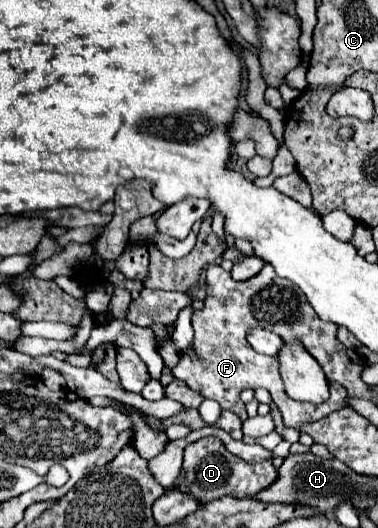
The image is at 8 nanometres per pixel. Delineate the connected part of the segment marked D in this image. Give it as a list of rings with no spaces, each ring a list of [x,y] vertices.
[[[205,437],[205,439],[199,439],[199,441],[187,445],[185,459],[183,459],[183,471],[181,471],[181,477],[177,479],[175,489],[189,491],[191,495],[195,495],[203,503],[207,503],[207,501],[219,499],[224,495],[239,499],[255,495],[261,489],[269,487],[275,479],[277,479],[277,469],[273,467],[271,461],[245,463],[239,457],[231,455],[225,449],[223,441],[219,441],[217,437]]]

